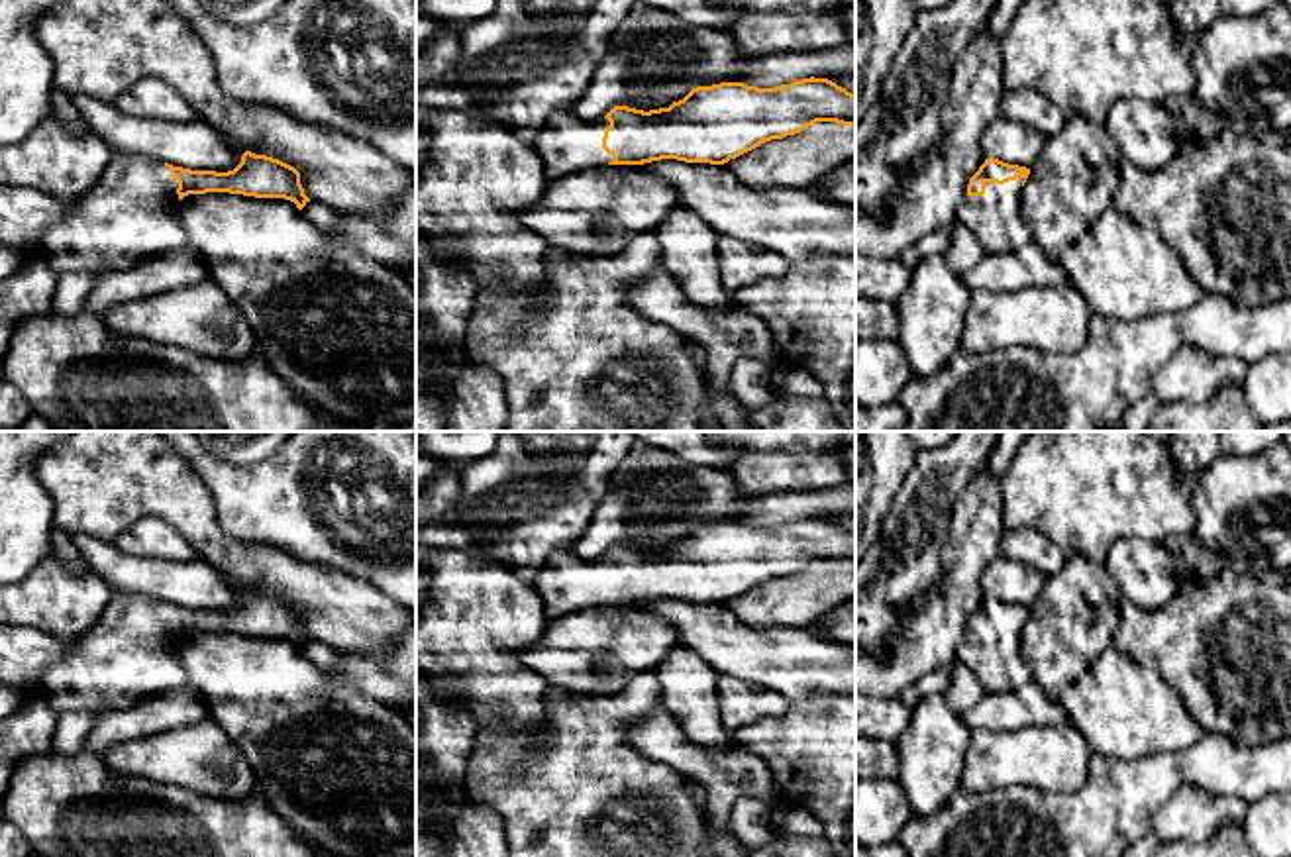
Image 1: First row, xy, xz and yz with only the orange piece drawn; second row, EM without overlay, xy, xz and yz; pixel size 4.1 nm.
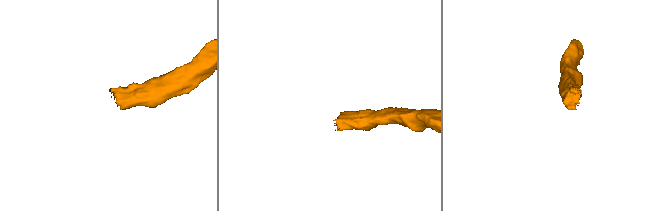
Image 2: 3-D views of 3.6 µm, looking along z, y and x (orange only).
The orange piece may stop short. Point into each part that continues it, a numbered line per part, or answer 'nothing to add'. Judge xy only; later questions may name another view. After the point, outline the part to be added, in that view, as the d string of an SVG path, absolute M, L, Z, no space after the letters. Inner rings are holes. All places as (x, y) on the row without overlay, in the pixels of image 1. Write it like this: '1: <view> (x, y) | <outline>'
1: xy (130, 654) | M114 592L71 653L45 669L39 692L59 712L102 714L186 684L177 628L165 602Z

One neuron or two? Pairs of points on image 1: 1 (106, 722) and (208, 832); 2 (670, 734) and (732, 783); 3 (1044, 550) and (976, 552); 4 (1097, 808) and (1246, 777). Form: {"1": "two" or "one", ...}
{"1": "two", "2": "one", "3": "two", "4": "one"}

